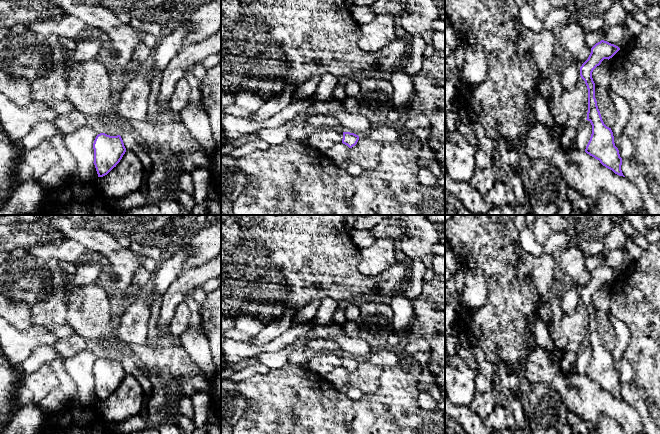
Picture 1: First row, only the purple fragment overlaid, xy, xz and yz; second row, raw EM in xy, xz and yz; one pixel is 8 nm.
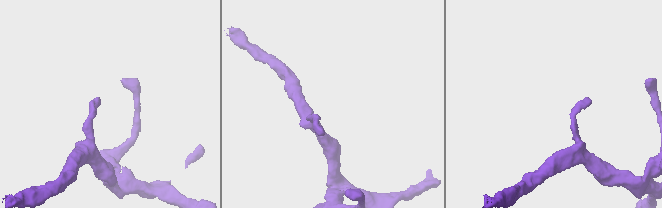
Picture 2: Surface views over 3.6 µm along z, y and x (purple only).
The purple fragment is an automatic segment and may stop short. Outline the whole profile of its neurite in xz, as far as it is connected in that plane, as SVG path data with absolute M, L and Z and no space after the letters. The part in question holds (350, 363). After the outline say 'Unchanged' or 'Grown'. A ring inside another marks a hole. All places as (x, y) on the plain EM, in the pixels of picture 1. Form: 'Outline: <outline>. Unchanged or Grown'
Outline: M343 356L342 367L347 369L349 372L352 372L353 370L355 370L358 364L359 364L358 359L350 356Z. Unchanged

